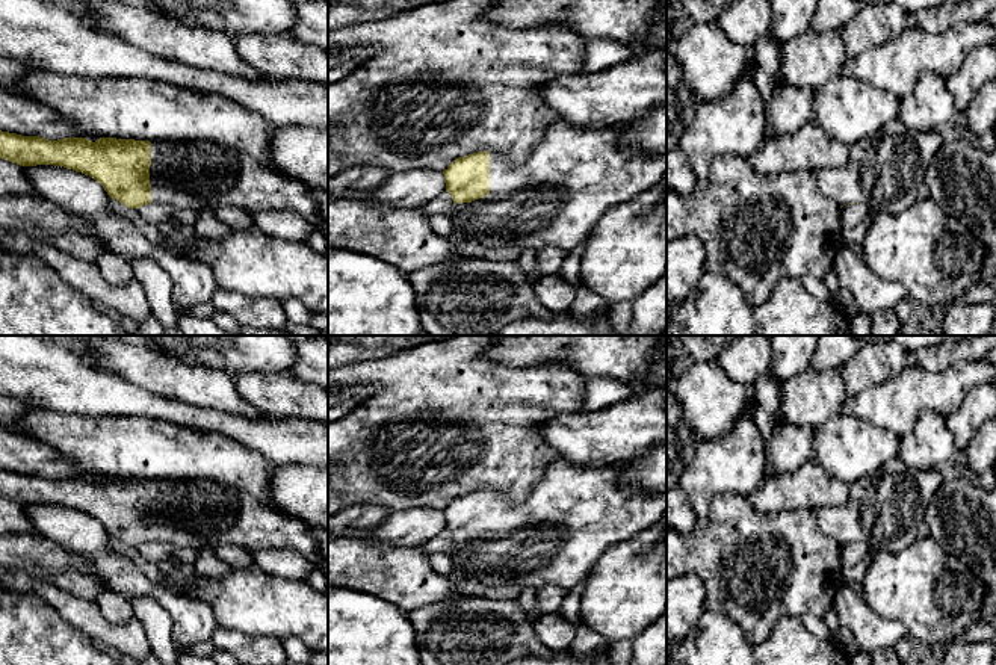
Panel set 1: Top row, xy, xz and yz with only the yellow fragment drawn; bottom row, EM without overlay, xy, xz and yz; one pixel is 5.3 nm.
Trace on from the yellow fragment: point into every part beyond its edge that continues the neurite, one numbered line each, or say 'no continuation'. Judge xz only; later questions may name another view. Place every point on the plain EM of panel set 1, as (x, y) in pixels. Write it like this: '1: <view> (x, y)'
1: xz (576, 511)

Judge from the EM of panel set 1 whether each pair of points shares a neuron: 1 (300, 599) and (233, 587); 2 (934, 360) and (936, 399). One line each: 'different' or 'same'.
1: same
2: different

